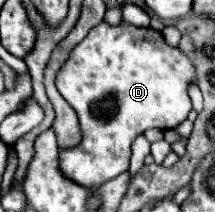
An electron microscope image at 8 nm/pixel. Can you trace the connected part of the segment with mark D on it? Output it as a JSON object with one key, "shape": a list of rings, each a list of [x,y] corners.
{"shape":[[[100,22],[72,50],[70,58],[58,72],[58,90],[62,92],[66,102],[70,102],[72,108],[76,110],[82,130],[82,142],[78,146],[59,149],[59,168],[64,172],[64,176],[90,190],[102,186],[104,182],[128,170],[130,146],[138,134],[142,134],[148,128],[162,128],[162,130],[174,128],[188,116],[188,112],[192,110],[188,84],[192,80],[194,80],[192,62],[178,48],[170,48],[160,32],[152,28],[138,28],[124,22],[118,26]]]}

